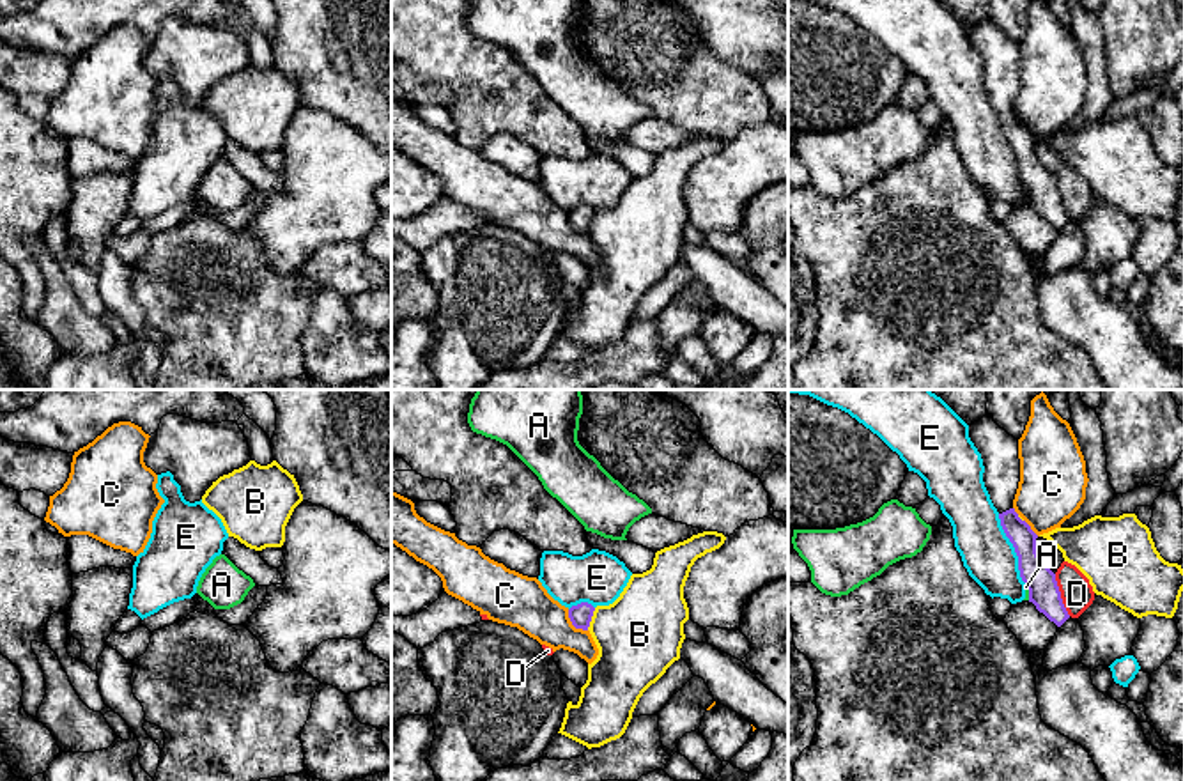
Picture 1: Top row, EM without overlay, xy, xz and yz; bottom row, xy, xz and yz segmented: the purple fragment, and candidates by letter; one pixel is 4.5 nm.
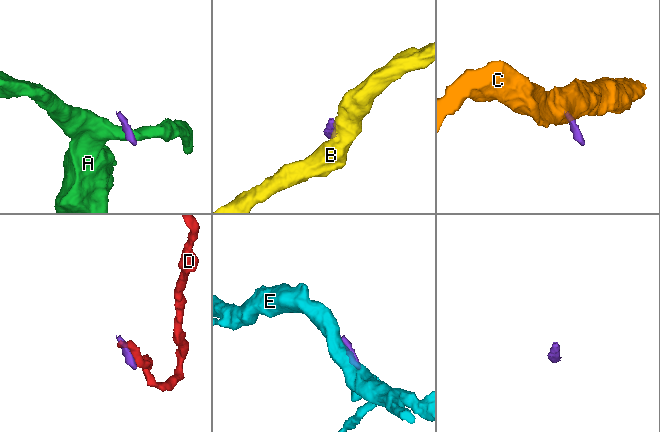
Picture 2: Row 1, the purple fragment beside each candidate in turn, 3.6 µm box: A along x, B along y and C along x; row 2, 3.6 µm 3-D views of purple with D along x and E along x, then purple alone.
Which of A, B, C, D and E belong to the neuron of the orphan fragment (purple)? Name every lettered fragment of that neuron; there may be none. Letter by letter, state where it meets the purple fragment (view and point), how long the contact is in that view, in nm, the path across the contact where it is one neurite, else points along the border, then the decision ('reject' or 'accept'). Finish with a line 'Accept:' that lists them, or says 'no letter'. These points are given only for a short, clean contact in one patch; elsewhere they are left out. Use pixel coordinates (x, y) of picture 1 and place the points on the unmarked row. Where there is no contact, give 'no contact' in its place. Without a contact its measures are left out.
A: yz (1029, 195) | 70 nm | along yz (1026, 188), (1029, 202) | reject
B: xz (590, 222) | 110 nm | along xz (595, 211), (587, 232) | reject
C: xz (572, 227) | 140 nm | along xz (567, 213), (569, 224), (587, 234) | reject
D: yz (1059, 199) | 200 nm | along yz (1054, 177), (1059, 201), (1070, 218) | reject
E: yz (1015, 153) | 360 nm | reject
Accept: no letter

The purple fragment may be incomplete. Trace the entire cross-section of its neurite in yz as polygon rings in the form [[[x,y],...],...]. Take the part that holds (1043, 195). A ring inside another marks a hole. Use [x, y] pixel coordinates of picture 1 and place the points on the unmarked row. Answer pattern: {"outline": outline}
{"outline": [[[988,18],[969,28],[969,41],[981,57],[983,85],[1001,129],[1018,159],[1020,181],[1029,193],[1029,205],[1061,230],[1068,221],[1055,177],[1036,156],[1038,138],[1018,120],[1013,103],[1020,85],[1018,43],[1001,32]]]}

